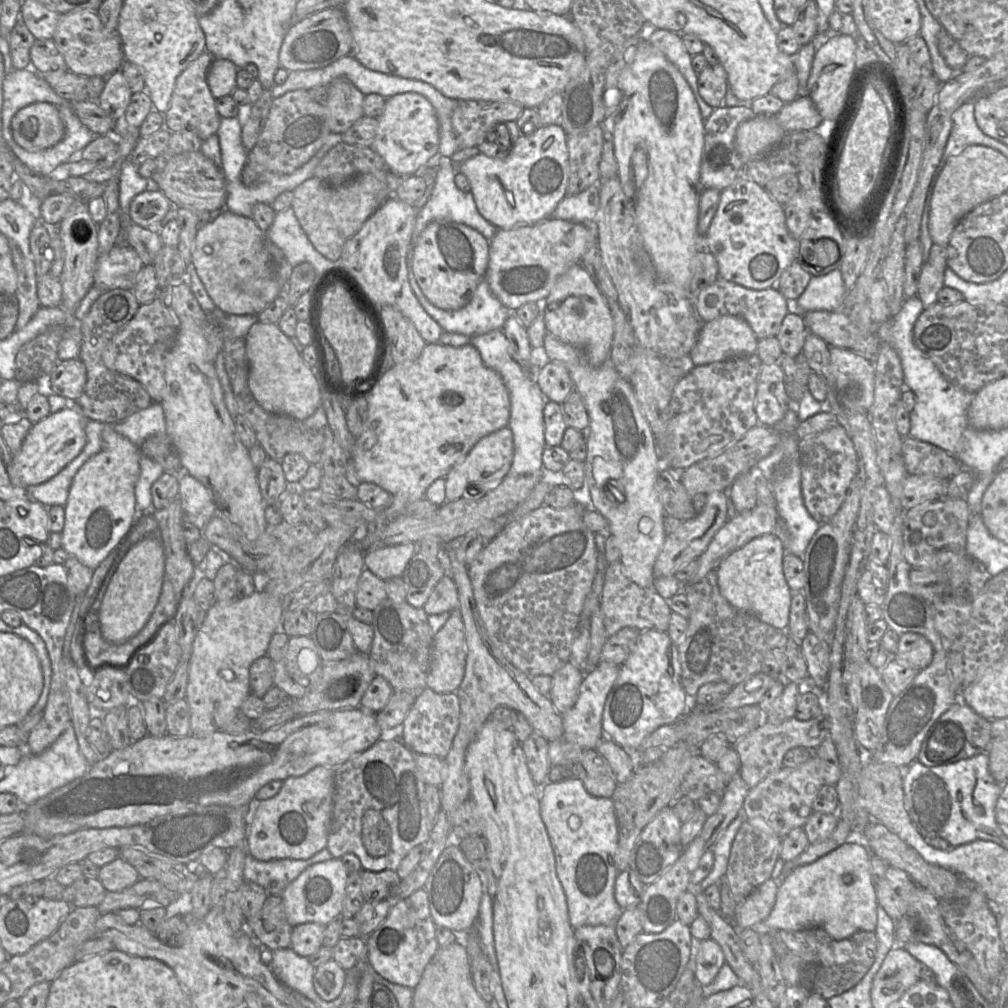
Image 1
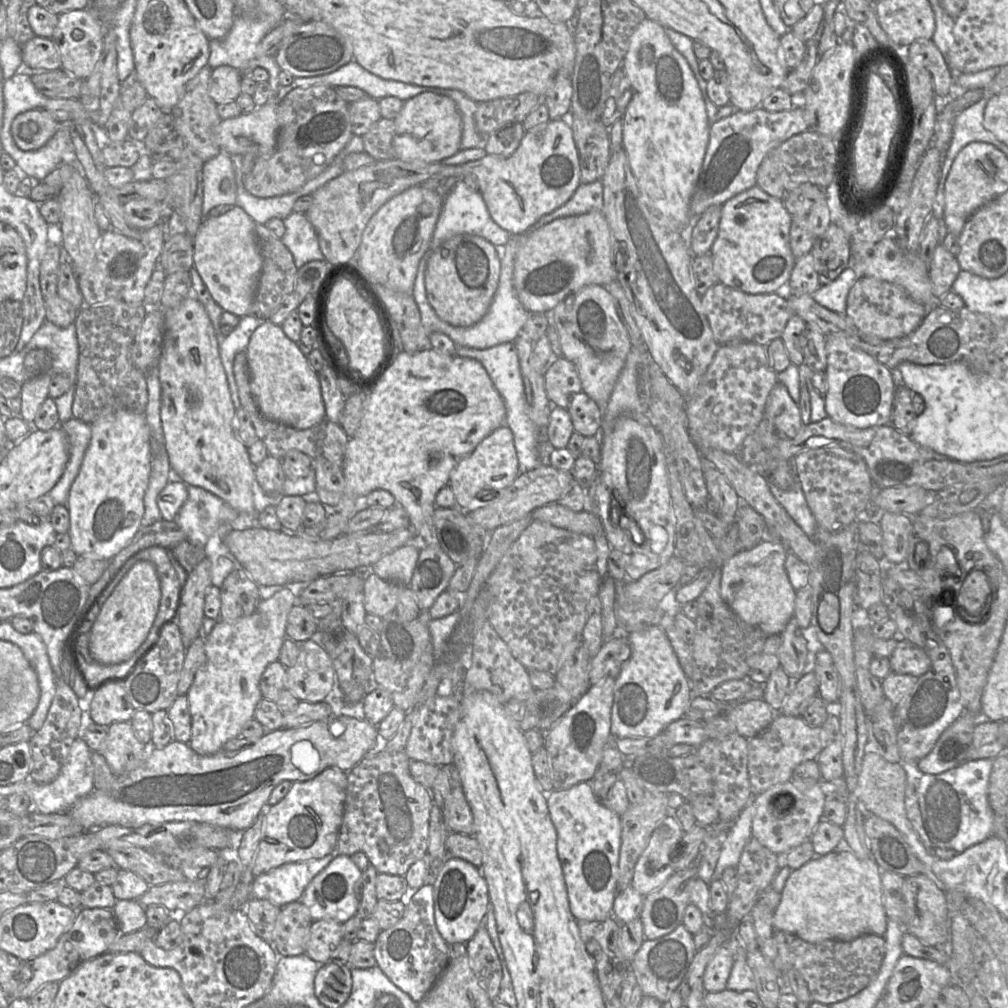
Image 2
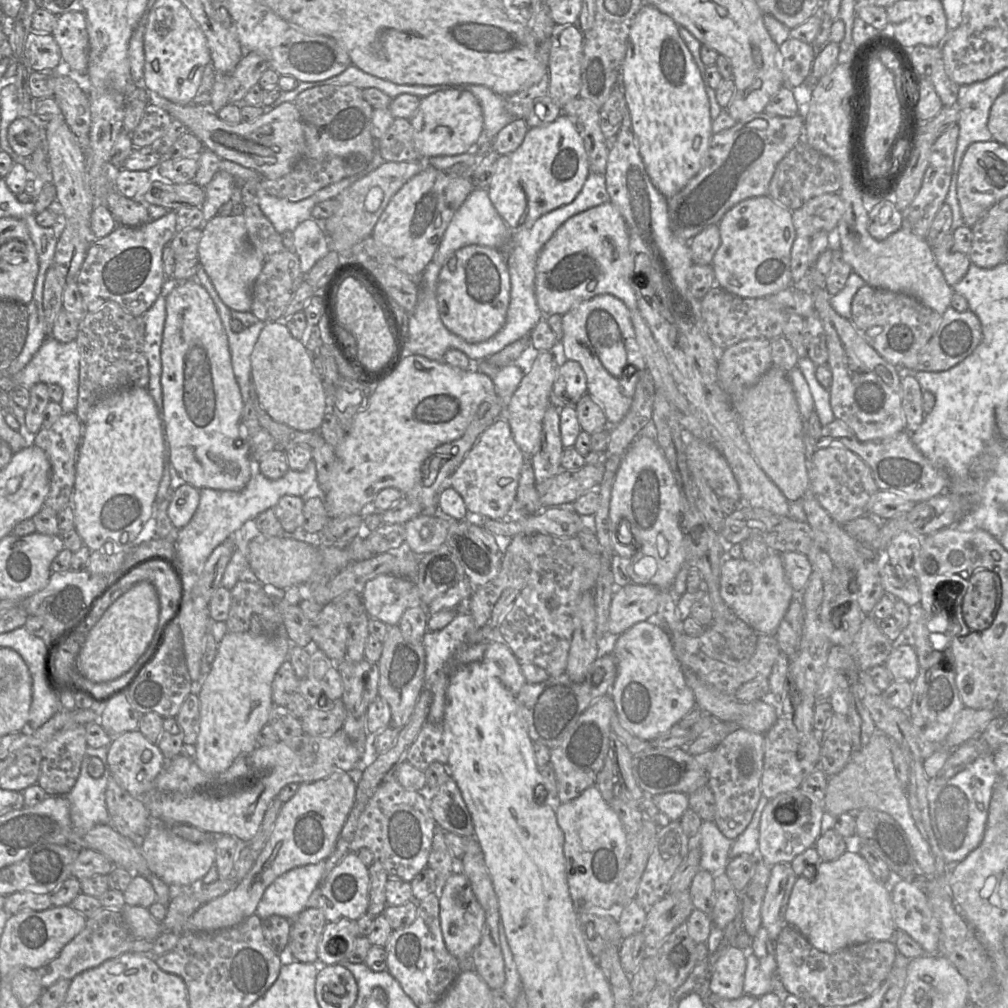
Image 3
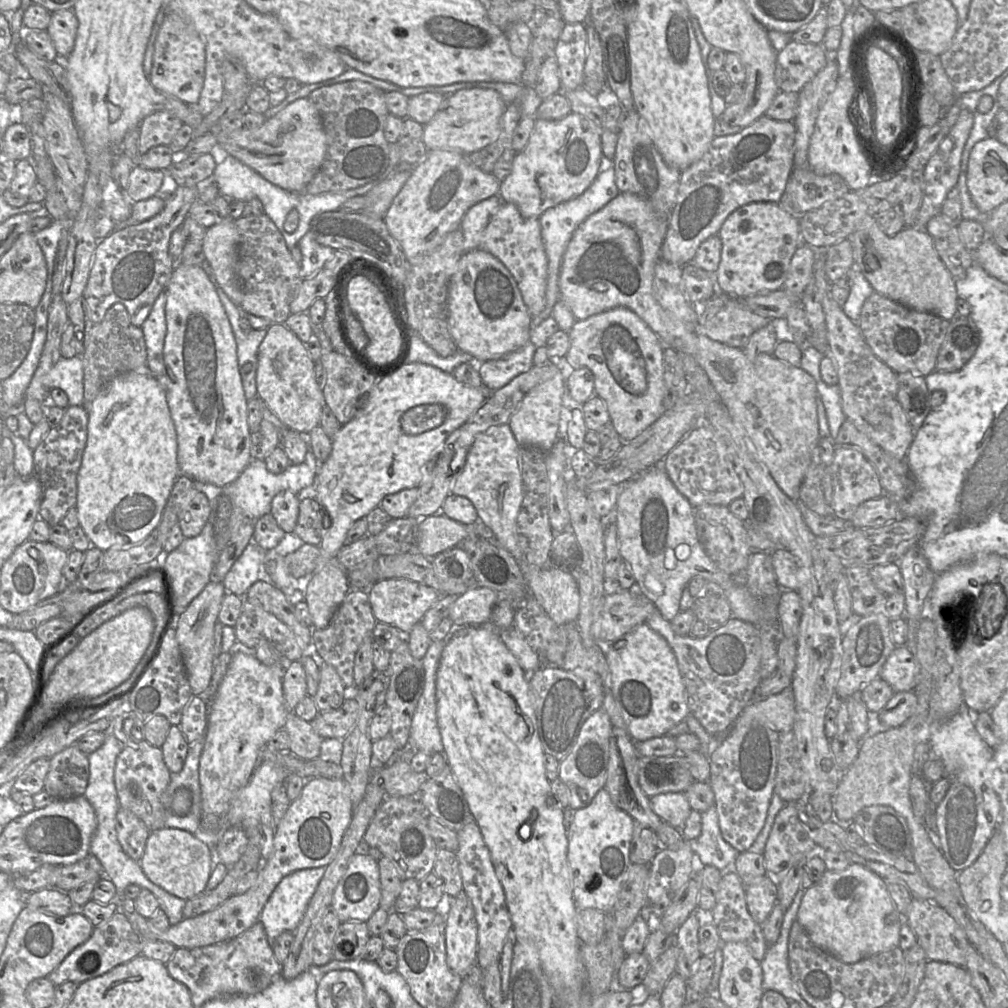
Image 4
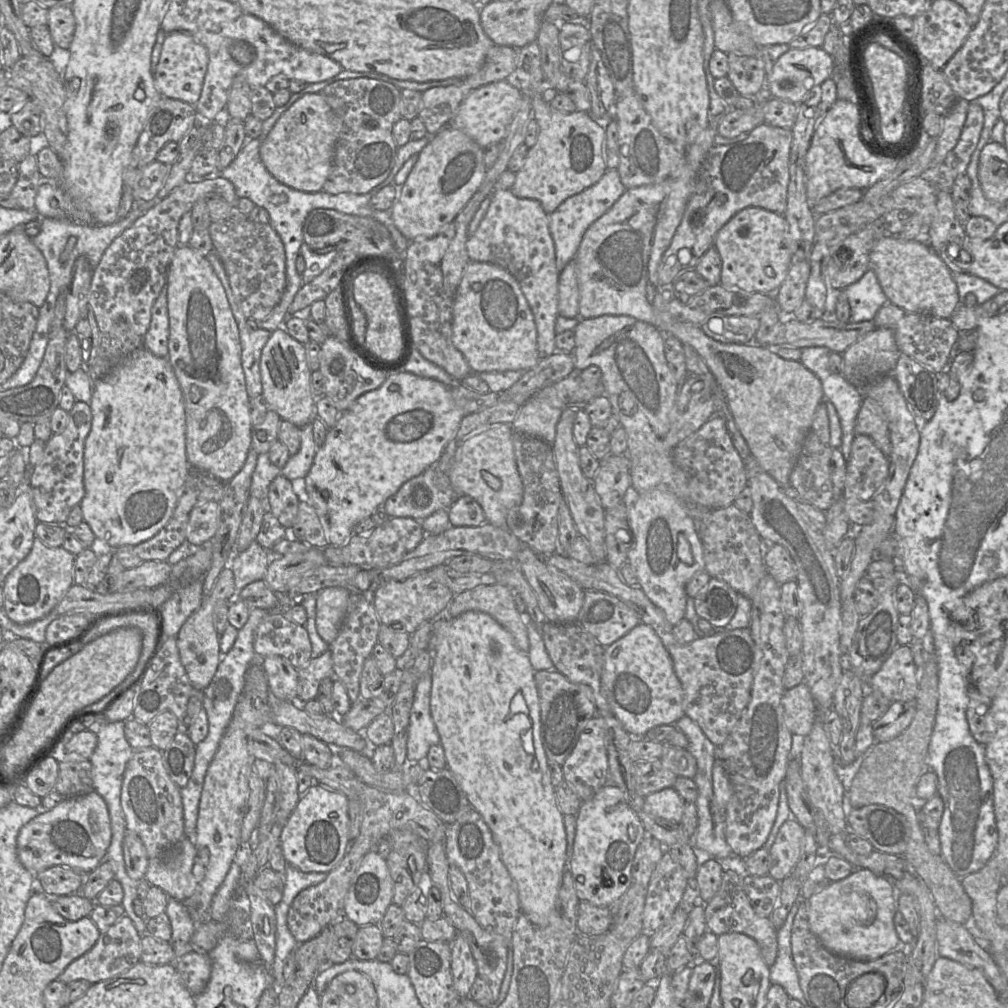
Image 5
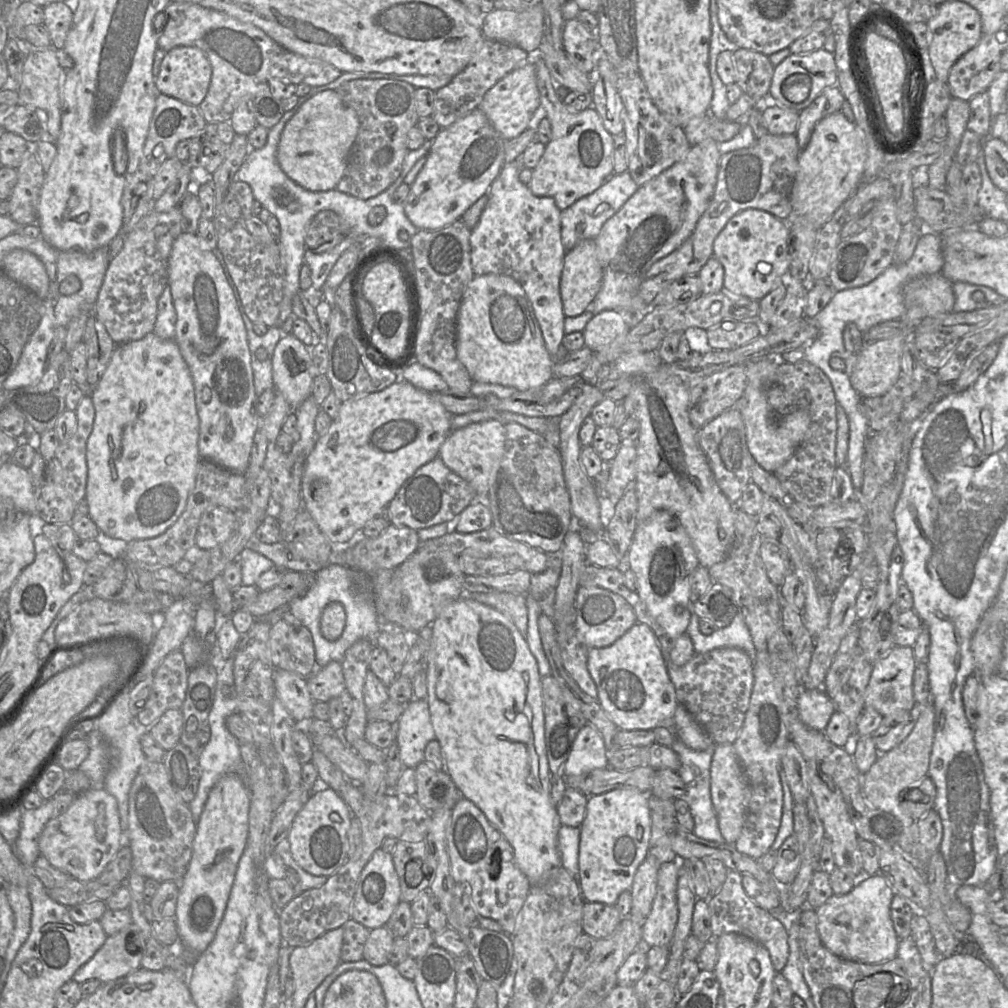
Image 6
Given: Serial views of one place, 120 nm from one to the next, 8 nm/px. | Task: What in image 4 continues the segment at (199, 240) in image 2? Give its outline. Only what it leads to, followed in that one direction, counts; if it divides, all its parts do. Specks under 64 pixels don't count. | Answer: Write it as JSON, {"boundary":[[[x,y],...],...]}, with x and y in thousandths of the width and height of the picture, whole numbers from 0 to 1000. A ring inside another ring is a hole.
{"boundary":[[[218,217],[205,226],[200,238],[203,257],[208,262],[215,280],[235,304],[241,291],[234,273],[237,231],[230,217]]]}

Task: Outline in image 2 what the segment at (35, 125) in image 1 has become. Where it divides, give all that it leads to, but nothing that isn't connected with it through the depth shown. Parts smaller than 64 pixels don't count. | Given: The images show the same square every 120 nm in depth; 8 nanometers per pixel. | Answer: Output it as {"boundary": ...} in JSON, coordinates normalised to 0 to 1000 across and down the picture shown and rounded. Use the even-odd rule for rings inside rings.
{"boundary":[[[44,107],[31,108],[15,115],[11,122],[11,135],[23,150],[37,149],[56,132],[58,121]]]}

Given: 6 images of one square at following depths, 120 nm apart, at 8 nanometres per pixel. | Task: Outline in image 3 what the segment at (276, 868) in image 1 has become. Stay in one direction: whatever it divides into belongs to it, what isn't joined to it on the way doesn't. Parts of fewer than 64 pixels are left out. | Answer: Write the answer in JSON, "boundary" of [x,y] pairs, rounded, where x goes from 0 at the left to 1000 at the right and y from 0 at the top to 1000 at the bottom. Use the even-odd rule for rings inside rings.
{"boundary":[[[318,854],[280,867],[264,881],[253,906],[259,913],[270,908],[291,913],[305,900],[321,863],[322,854]]]}

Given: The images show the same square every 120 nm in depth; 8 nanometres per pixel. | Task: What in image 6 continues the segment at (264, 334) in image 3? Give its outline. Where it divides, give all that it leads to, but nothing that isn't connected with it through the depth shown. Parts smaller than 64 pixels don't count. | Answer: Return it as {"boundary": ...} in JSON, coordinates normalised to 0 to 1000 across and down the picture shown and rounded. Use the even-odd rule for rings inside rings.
{"boundary":[[[291,331],[281,332],[275,340],[271,356],[271,380],[290,407],[310,393],[310,356],[308,346]]]}

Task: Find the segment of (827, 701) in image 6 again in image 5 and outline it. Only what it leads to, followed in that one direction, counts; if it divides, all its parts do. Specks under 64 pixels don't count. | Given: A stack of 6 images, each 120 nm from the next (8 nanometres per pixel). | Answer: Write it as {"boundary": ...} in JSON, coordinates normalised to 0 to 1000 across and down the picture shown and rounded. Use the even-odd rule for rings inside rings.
{"boundary":[[[794,678],[780,685],[775,698],[782,724],[790,730],[803,728],[811,713],[811,701],[801,680]]]}

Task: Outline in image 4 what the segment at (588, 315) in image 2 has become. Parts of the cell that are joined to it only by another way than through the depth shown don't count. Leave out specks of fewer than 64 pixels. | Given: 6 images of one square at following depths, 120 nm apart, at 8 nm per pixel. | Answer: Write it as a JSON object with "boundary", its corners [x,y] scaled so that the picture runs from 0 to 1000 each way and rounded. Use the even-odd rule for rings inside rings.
{"boundary":[[[619,305],[571,317],[563,330],[565,343],[558,362],[564,367],[582,364],[587,368],[590,391],[599,398],[605,419],[617,438],[626,438],[660,408],[658,339],[628,309]]]}

